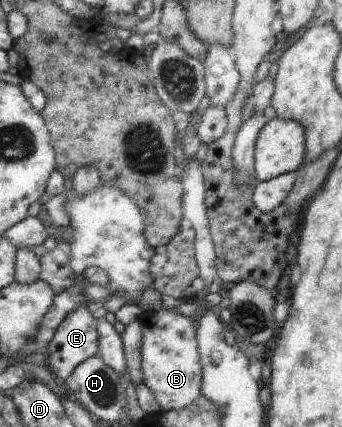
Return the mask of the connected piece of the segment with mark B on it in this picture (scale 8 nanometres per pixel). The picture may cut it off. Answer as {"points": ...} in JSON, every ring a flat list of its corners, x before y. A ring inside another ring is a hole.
{"points":[[173,306,159,310,143,309,138,317,139,328,141,329,142,345,142,367,143,384,150,389,162,411,181,410,189,405,201,395,202,366,197,337,195,336,196,322,180,314]]}

